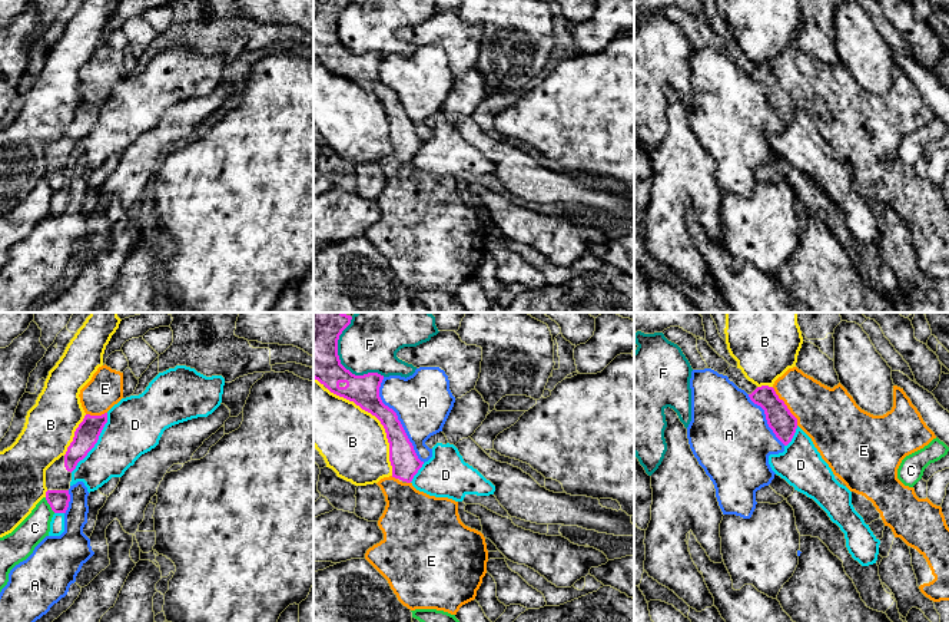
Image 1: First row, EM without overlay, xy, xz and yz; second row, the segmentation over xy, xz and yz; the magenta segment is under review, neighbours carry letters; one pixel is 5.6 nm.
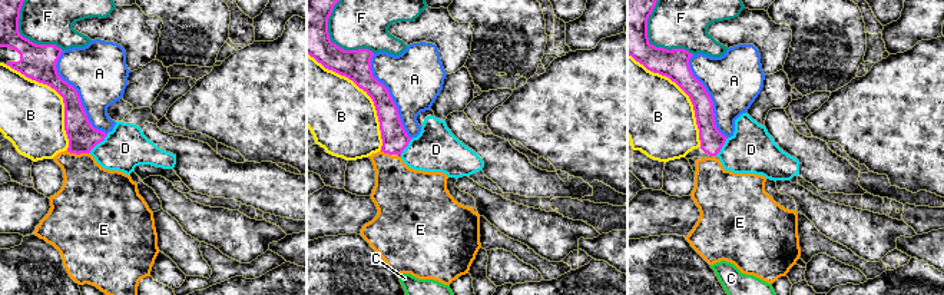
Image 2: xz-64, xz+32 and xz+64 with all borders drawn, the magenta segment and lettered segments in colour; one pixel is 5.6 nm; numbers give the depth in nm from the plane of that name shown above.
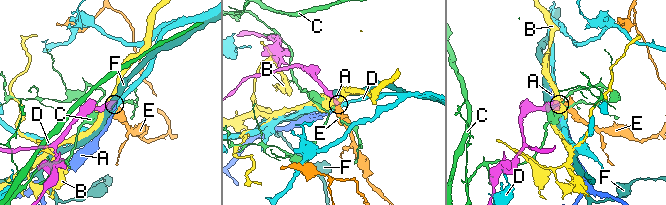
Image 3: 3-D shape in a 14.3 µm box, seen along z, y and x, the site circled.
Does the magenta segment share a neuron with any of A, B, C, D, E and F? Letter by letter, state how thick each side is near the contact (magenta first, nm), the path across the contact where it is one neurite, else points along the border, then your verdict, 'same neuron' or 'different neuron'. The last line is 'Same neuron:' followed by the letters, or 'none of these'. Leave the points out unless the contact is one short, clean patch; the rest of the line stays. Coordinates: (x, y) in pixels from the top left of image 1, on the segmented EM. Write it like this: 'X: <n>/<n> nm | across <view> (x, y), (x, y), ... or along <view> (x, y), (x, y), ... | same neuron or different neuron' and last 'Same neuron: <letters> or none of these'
A: 170/320 nm | different neuron
B: 180/380 nm | different neuron
C: 110/160 nm | along xy (45, 498), (55, 512) | different neuron
D: 140/320 nm | different neuron
E: 150/320 nm | across yz (780, 420), (786, 406), (813, 406), (829, 416) | same neuron
F: 300/320 nm | different neuron
Same neuron: E

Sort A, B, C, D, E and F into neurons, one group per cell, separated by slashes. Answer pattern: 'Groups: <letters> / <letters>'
Groups: A / B / C / D / E / F

